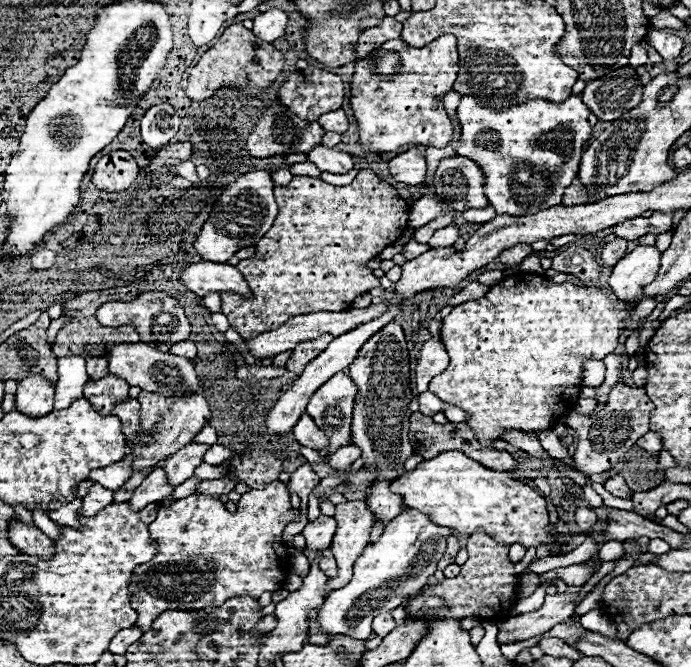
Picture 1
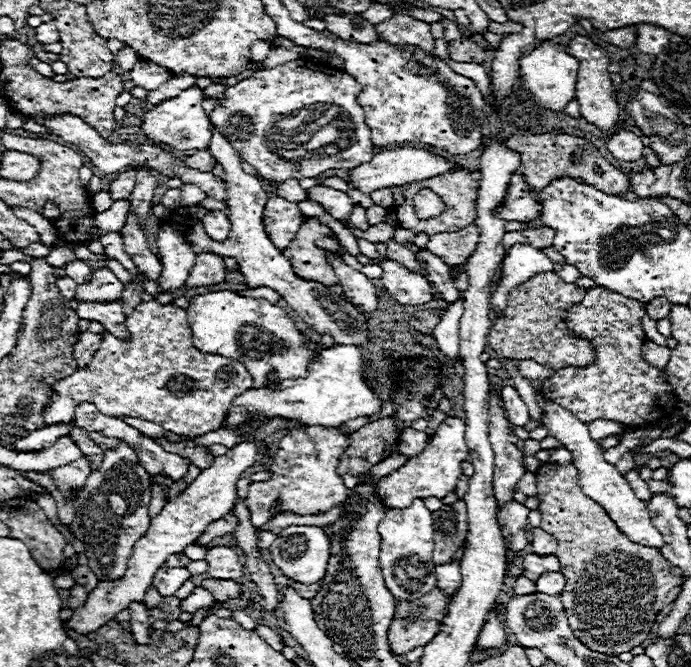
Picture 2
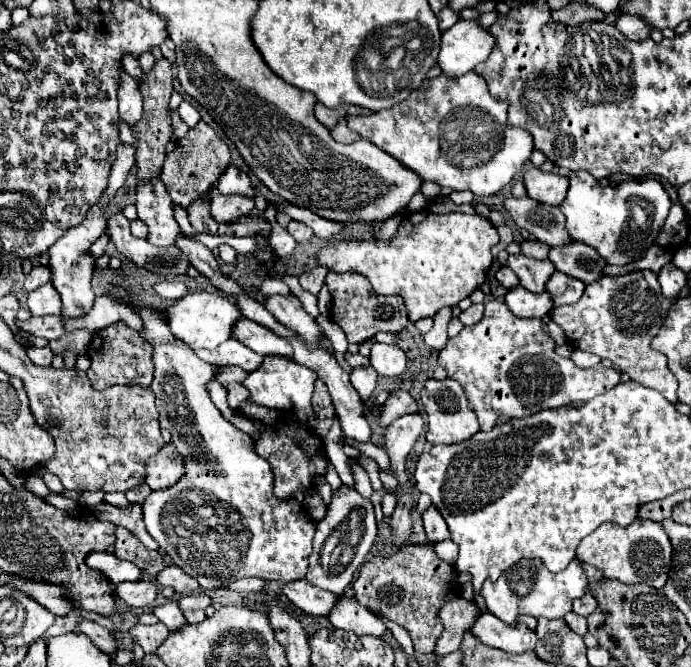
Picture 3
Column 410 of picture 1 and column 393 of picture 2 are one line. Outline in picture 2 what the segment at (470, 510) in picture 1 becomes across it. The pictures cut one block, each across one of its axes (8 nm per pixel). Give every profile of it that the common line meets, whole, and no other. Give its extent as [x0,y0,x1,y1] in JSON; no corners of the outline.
[376,418,468,508]

